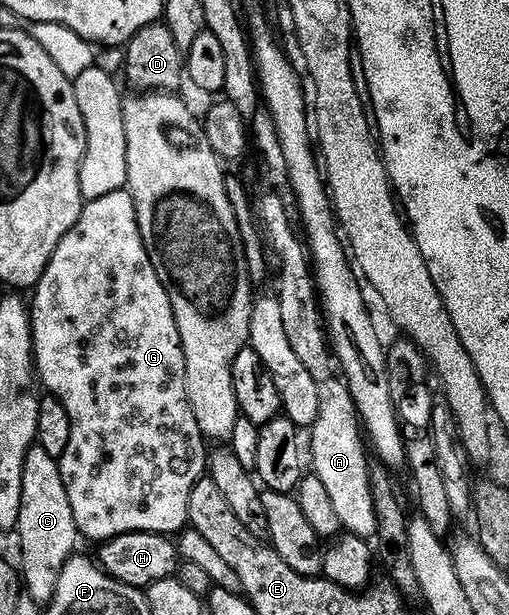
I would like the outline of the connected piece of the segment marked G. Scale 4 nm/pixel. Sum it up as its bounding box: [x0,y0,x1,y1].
[29,188,208,542]

